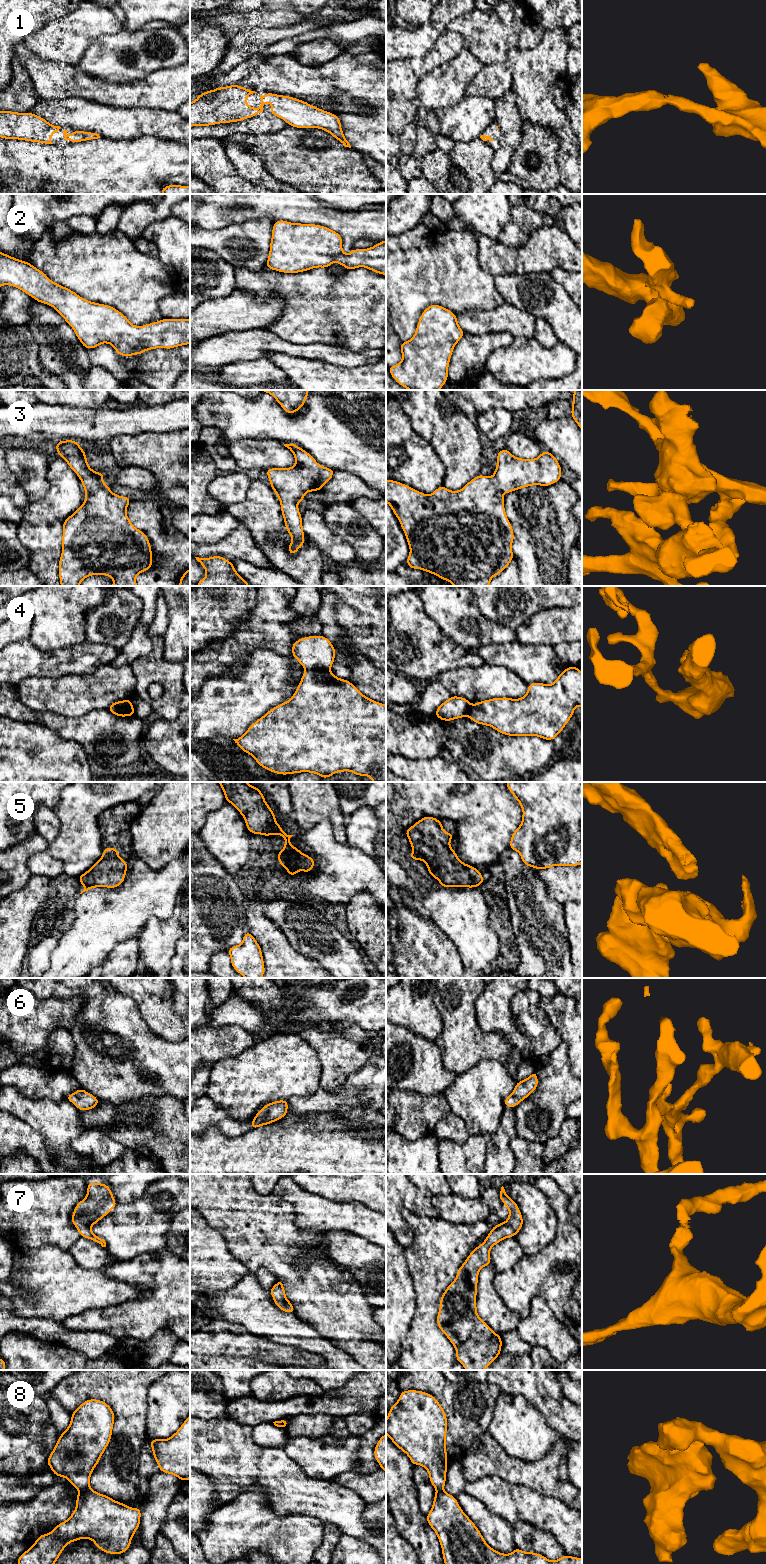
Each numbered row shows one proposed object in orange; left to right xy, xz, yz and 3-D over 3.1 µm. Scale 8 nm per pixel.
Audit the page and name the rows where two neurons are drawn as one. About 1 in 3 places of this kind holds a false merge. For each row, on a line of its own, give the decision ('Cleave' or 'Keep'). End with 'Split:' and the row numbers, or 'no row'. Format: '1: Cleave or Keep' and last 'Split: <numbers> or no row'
1: Keep
2: Keep
3: Keep
4: Cleave
5: Cleave
6: Keep
7: Keep
8: Cleave
Split: 4, 5, 8

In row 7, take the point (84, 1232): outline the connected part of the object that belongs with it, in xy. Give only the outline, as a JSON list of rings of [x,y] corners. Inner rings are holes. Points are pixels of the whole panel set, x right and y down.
[[[90,1182],[87,1184],[87,1195],[74,1208],[71,1216],[73,1225],[77,1228],[81,1237],[88,1238],[106,1247],[104,1239],[95,1235],[91,1227],[104,1218],[117,1203],[114,1196],[105,1183]]]

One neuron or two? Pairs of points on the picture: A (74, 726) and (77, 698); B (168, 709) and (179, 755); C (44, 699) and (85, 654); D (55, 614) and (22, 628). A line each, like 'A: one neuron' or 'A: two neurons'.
A: two neurons
B: two neurons
C: two neurons
D: two neurons

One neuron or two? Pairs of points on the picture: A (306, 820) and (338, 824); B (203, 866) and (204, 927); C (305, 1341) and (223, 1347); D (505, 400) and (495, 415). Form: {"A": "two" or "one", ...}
{"A": "one", "B": "one", "C": "two", "D": "two"}

